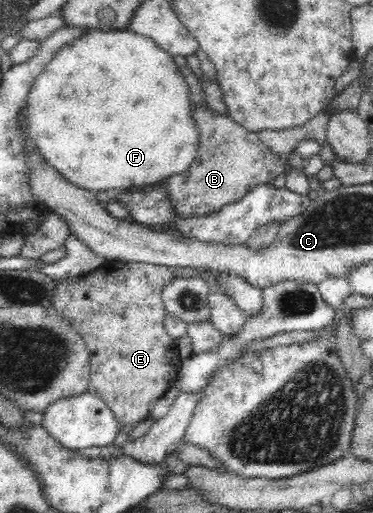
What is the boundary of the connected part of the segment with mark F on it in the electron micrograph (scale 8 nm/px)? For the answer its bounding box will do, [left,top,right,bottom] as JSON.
[25,30,198,194]

